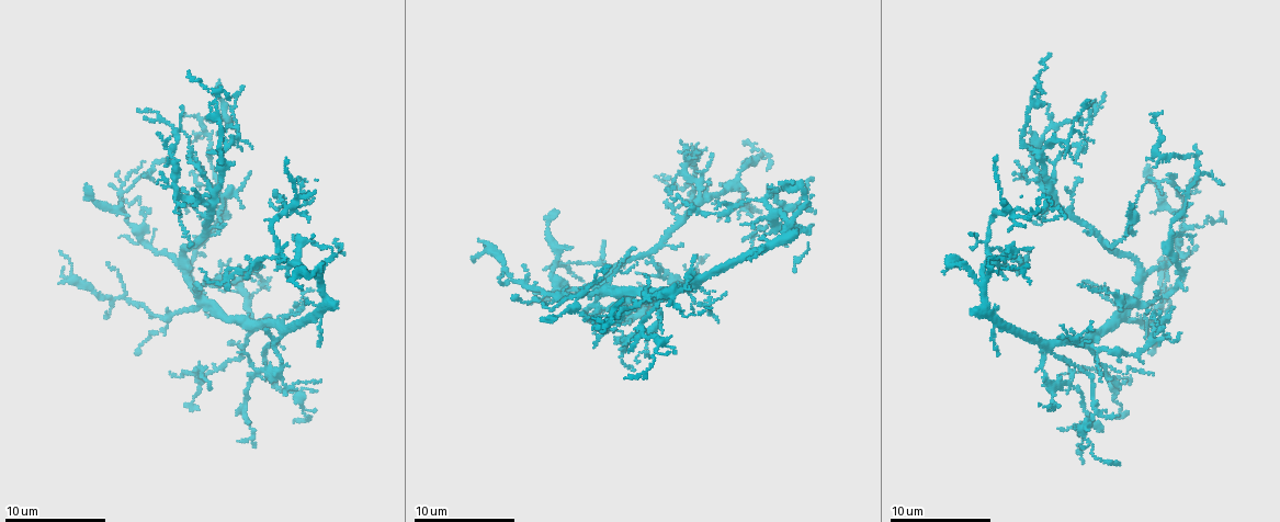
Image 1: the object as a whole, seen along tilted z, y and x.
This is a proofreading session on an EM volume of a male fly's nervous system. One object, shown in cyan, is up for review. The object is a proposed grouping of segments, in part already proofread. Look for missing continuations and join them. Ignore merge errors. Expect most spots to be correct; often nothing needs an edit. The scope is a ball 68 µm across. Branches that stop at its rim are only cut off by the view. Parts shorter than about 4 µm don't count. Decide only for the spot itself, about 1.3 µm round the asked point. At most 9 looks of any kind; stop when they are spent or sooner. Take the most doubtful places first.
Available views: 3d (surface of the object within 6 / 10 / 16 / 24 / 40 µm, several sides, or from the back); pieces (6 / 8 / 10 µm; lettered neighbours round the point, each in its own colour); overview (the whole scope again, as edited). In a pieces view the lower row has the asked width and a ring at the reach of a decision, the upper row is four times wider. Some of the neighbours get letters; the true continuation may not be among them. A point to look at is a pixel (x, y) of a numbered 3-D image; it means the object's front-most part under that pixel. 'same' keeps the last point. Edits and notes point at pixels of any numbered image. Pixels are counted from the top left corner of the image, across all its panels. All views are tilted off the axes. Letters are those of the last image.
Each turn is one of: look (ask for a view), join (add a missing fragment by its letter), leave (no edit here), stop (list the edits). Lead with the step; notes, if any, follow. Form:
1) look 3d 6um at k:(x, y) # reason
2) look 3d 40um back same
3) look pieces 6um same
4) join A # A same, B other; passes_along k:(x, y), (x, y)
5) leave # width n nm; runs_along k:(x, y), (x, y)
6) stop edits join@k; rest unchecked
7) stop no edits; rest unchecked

look 3d 10um at 1:(1117, 415) # branch stops here

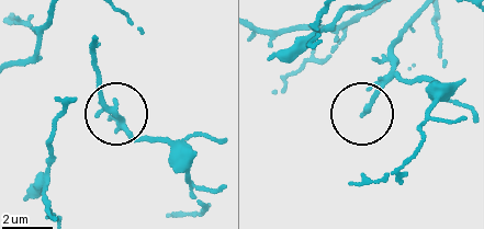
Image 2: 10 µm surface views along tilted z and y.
look pieces 8um same # what lies round it

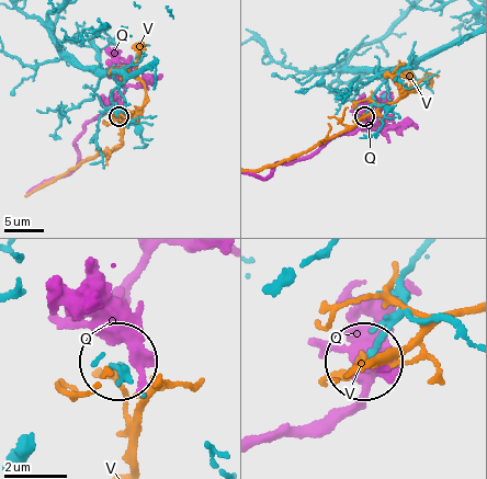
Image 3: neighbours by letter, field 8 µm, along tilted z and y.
leave # Q other, V other; none of them fits

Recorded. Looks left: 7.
look pieces 8um at 1:(1064, 219) # thin end

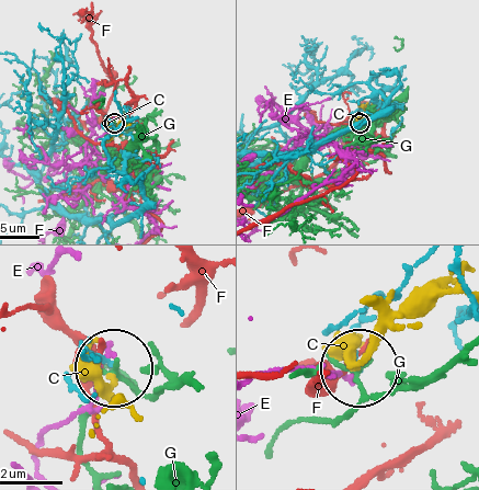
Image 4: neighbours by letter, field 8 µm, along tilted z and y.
leave # C other, E other, F other, G other; no lettered fragment goes on from it

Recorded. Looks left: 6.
look pieces 8um at 1:(88, 185) # free end

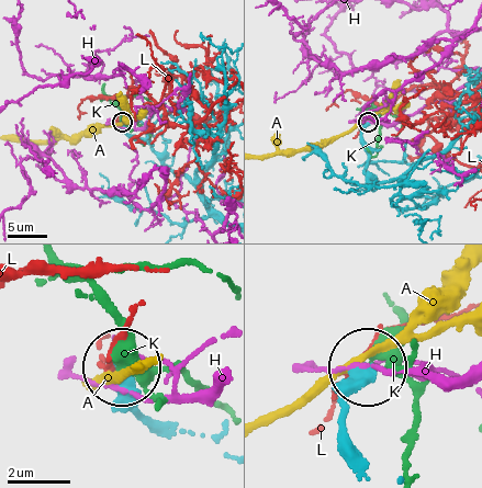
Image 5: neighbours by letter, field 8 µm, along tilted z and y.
leave # A other, H other, K other, L other; no lettered fragment goes on from it

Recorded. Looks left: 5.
look 3d 10um at 1:(1128, 414) # free end

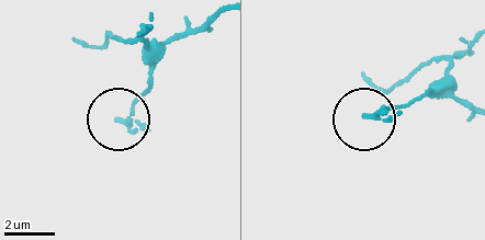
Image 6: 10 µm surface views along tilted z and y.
look pieces 10um at 6:(118, 119)

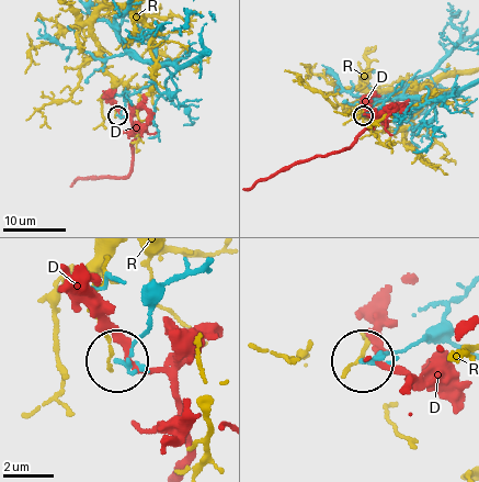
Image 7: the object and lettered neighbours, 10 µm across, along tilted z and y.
leave # D other, R other; no lettered fragment goes on from it

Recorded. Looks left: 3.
stop no edits; rest unchecked

